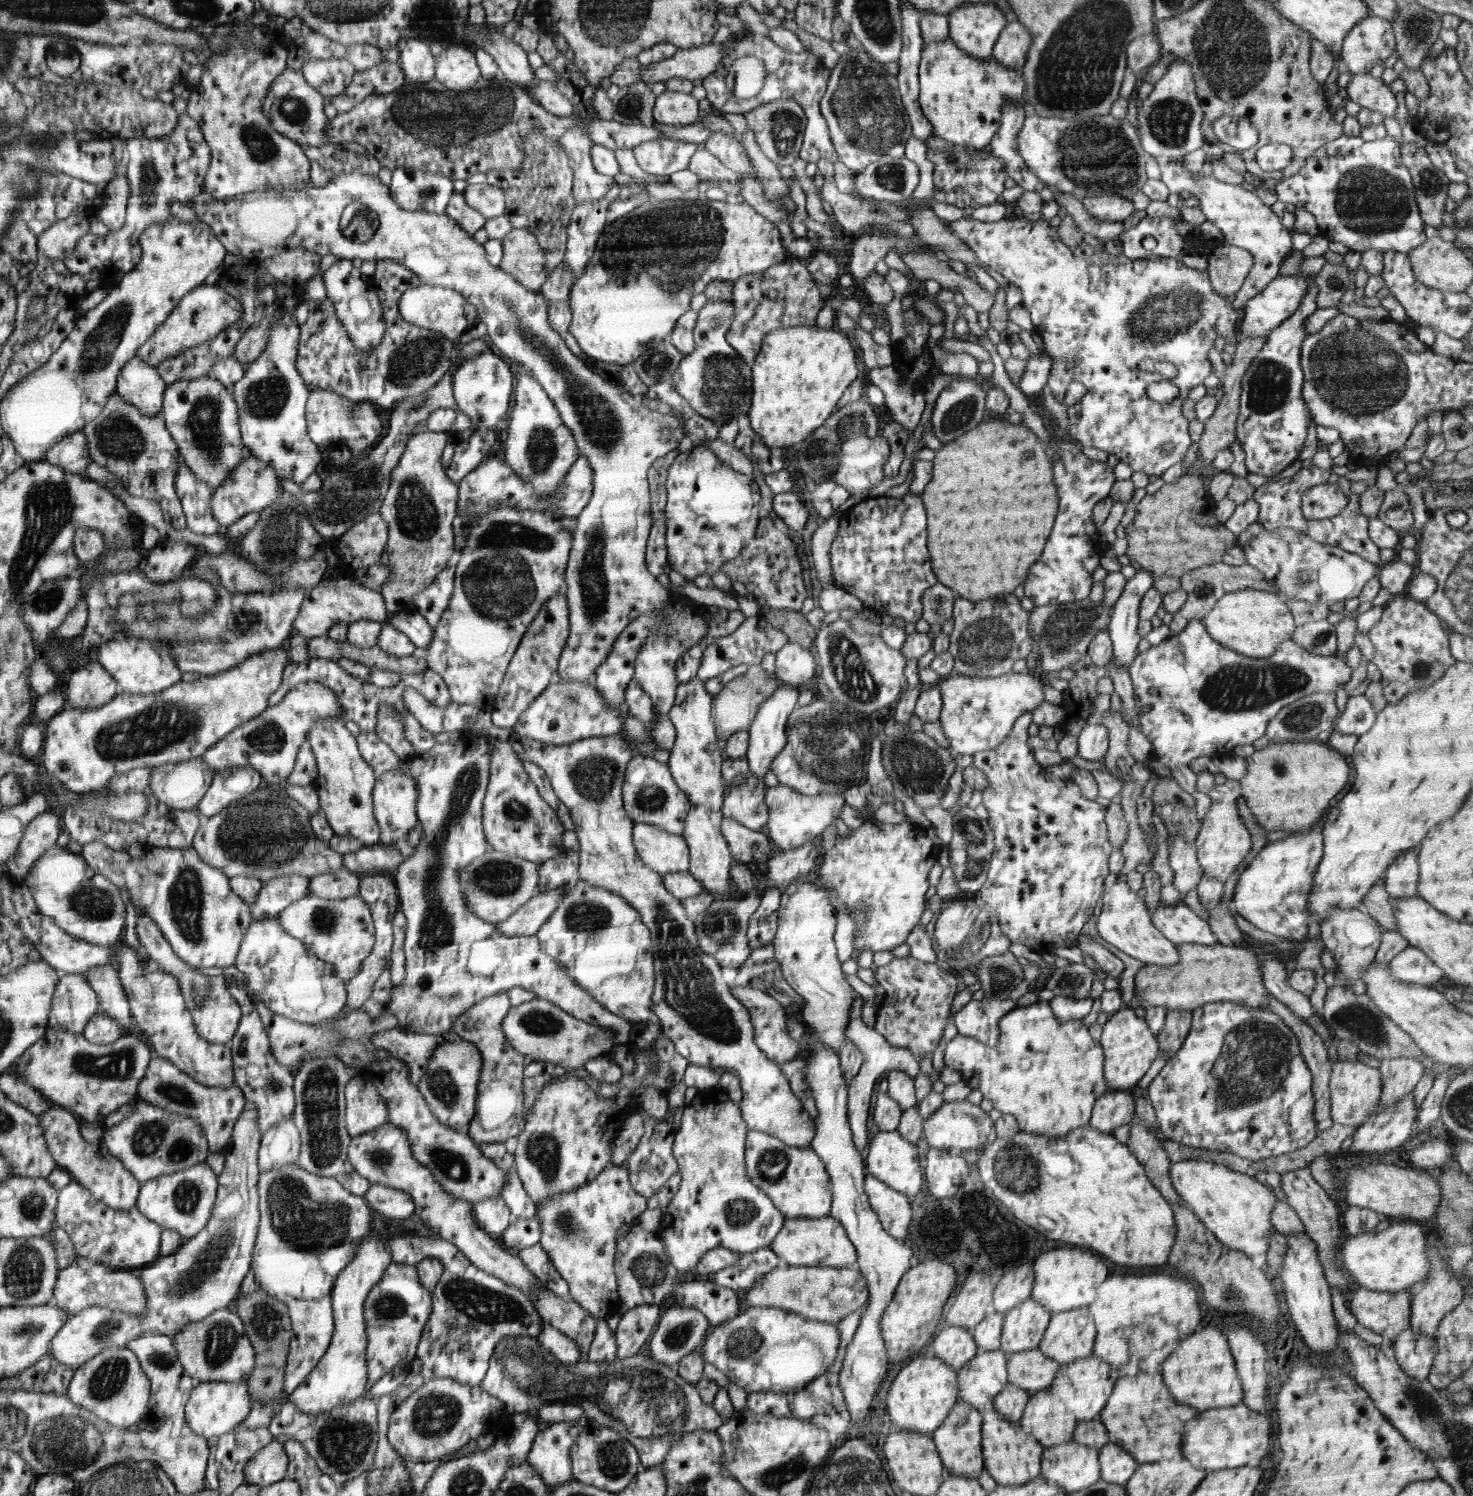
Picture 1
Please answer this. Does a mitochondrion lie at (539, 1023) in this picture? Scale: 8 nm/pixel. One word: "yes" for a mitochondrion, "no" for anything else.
yes

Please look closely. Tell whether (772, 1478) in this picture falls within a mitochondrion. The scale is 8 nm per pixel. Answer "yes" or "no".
yes

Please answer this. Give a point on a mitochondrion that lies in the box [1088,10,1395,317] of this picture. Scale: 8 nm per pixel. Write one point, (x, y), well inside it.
(1169, 120)

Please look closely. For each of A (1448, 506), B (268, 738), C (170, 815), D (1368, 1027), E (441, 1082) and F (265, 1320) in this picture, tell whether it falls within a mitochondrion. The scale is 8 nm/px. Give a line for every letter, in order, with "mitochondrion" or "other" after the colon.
A: other
B: mitochondrion
C: other
D: mitochondrion
E: mitochondrion
F: mitochondrion

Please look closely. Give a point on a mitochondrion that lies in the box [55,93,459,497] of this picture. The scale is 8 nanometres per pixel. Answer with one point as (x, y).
(99, 347)

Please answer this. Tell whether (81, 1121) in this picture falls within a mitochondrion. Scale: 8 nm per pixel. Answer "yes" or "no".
no

